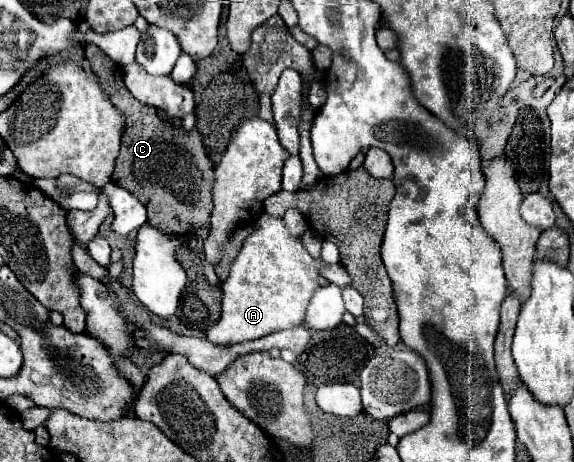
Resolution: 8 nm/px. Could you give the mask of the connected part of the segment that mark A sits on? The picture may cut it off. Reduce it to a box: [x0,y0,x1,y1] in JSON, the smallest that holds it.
[207,215,319,345]

